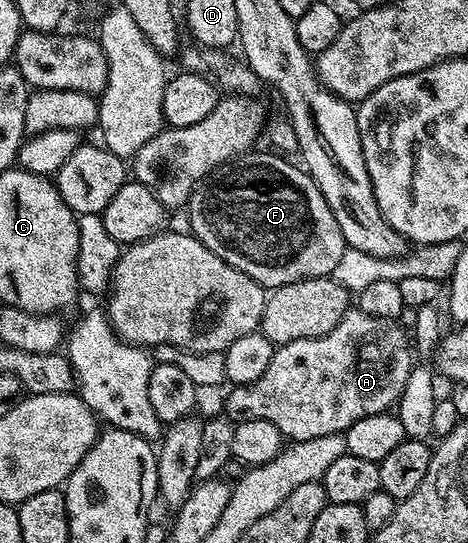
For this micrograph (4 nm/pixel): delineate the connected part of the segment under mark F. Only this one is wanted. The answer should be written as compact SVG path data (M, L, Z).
M274 151L258 152L243 153L241 157L219 165L206 180L194 186L188 202L189 232L204 243L212 255L224 259L224 263L236 267L236 271L244 271L244 275L267 290L313 277L331 276L348 246L344 235L340 235L340 223L336 223L324 195L320 195L305 168L294 166L290 162L293 160Z

